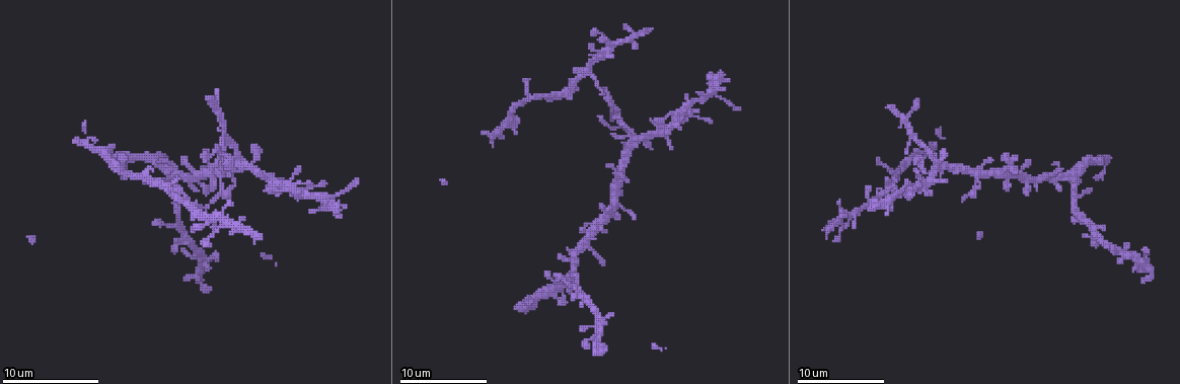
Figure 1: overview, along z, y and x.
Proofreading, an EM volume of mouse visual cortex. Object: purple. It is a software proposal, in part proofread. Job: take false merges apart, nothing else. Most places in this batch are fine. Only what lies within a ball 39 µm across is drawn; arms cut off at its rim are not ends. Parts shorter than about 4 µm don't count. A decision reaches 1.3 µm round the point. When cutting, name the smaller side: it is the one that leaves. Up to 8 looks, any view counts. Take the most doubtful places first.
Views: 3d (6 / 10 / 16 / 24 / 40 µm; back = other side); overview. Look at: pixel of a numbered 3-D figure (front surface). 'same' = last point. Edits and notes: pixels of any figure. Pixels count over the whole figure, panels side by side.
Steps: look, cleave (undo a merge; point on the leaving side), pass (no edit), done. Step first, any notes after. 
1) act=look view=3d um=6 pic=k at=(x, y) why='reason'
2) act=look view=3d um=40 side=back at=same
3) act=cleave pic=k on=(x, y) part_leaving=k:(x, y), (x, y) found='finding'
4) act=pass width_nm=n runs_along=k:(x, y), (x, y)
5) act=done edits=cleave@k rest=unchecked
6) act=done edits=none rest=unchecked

act=look view=3d um=10 pic=1 at=(565, 90) why='three-way junction'

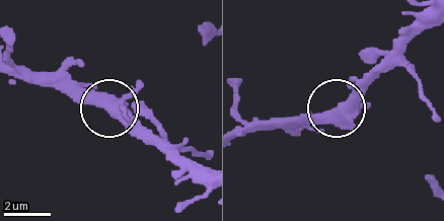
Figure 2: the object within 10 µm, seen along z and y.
act=look view=3d um=10 side=back pic=2 at=(342, 106)

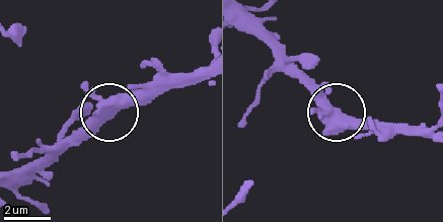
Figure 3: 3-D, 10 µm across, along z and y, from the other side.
act=pass arms=3 found='continuous, no second neuron'

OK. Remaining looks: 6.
act=look view=3d um=10 pic=1 at=(1076, 176) why='arms part here'

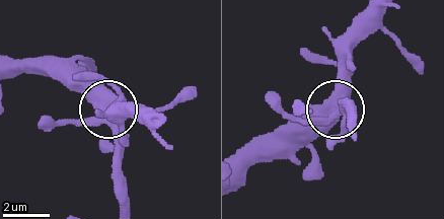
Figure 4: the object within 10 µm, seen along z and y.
act=pass arms=3 found='continuous, no second neuron'

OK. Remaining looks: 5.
act=look view=3d um=16 pic=1 at=(228, 142) why='branch point'

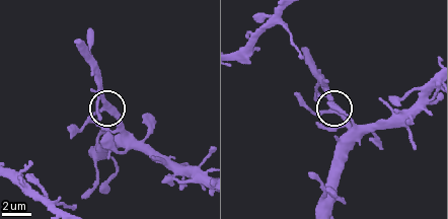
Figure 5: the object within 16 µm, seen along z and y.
act=pass arms=3 found='continuous, no second neuron'

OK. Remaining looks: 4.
act=look view=3d um=10 pic=1 at=(953, 166)

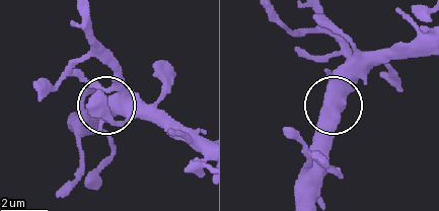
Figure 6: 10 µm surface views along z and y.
act=look view=3d um=10 side=back at=same

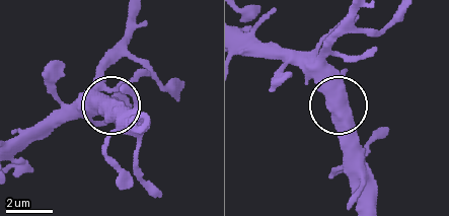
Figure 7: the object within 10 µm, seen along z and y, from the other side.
act=pass runs_along=7:(347, 106), (332, 100), (325, 56) found='one neuron here'

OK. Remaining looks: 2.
act=done edits=none rest=unchecked

